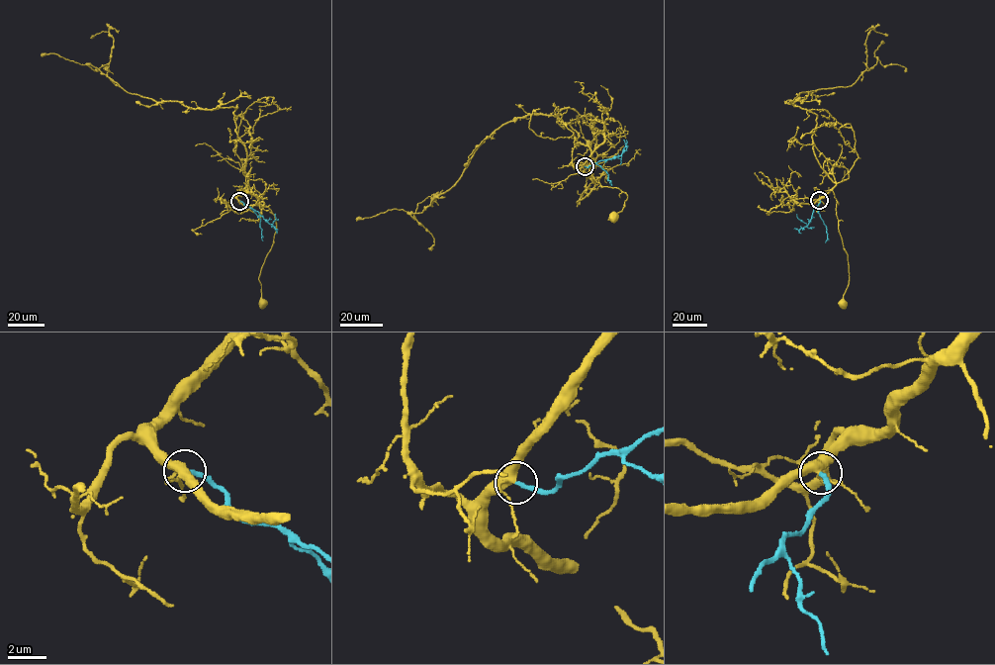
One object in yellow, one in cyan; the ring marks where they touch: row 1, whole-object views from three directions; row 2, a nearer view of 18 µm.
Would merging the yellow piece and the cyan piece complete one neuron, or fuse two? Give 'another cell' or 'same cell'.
same cell

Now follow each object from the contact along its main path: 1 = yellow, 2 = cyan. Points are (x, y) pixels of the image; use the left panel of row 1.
1: (239, 201), (236, 197), (248, 186), (261, 204), (269, 208), (276, 225), (274, 243), (259, 276), (260, 303)
2: (239, 201), (269, 224), (276, 219), (275, 214)

